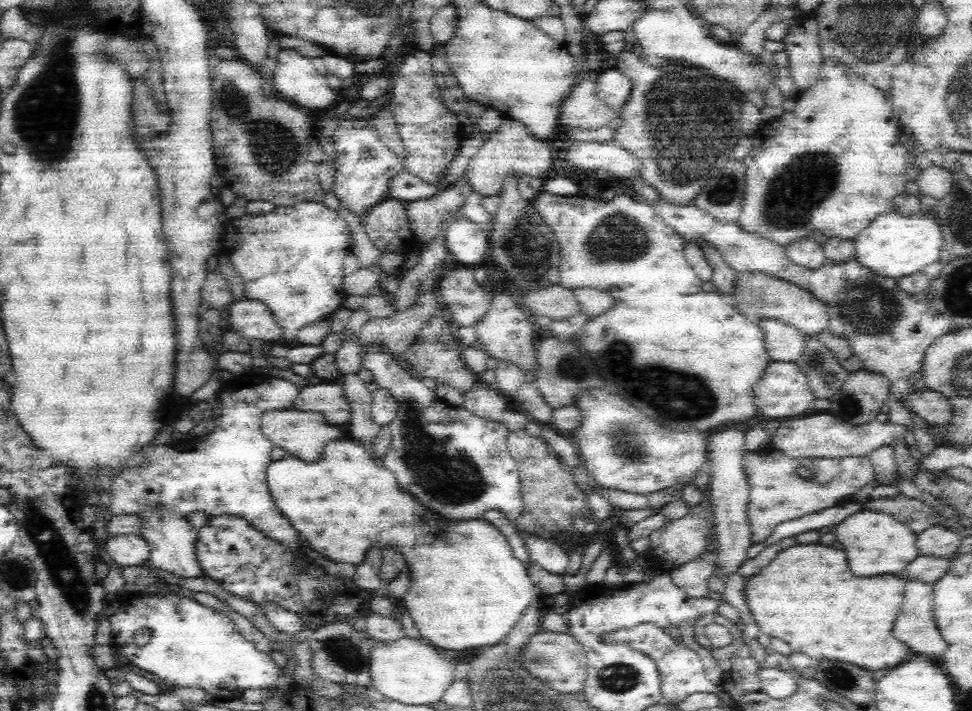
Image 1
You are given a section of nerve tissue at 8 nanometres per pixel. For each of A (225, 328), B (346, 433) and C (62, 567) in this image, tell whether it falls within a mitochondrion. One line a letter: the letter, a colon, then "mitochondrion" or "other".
A: other
B: other
C: mitochondrion

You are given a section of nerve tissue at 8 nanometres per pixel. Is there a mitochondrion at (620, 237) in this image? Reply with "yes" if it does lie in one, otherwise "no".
yes

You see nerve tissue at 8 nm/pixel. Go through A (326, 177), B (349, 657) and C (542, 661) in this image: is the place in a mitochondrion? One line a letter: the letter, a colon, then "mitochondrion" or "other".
A: other
B: mitochondrion
C: mitochondrion

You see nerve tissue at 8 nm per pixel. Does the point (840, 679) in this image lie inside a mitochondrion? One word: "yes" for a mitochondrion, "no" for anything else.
yes

